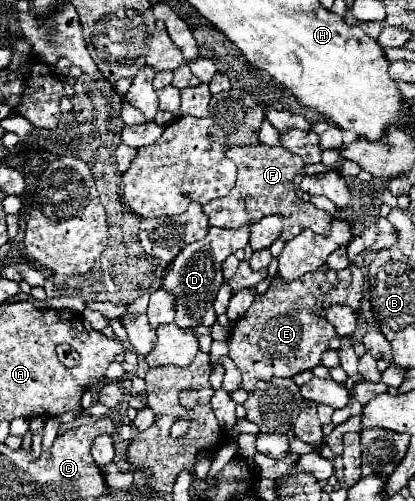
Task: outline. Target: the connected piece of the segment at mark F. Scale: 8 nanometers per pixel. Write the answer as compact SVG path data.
M269 145L231 147L227 151L227 157L233 159L239 167L237 185L231 189L227 197L213 199L203 207L205 213L211 215L211 225L223 227L223 229L239 229L249 221L259 221L265 215L279 213L285 217L285 231L281 235L285 241L293 239L303 229L311 229L313 233L319 233L319 235L329 235L331 215L327 211L317 209L309 201L303 201L295 193L293 179L299 173L299 169L305 165L301 157L293 155L291 151L275 151L275 147L269 147Z

